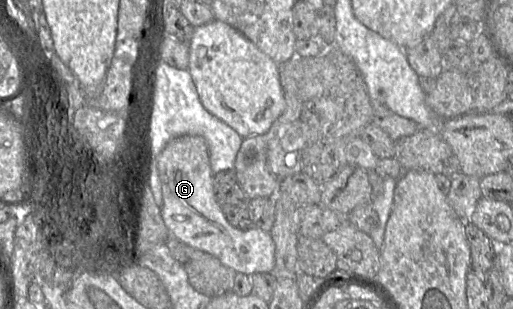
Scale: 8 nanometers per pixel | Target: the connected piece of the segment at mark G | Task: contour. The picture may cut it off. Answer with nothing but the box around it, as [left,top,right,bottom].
[158,135,275,276]

